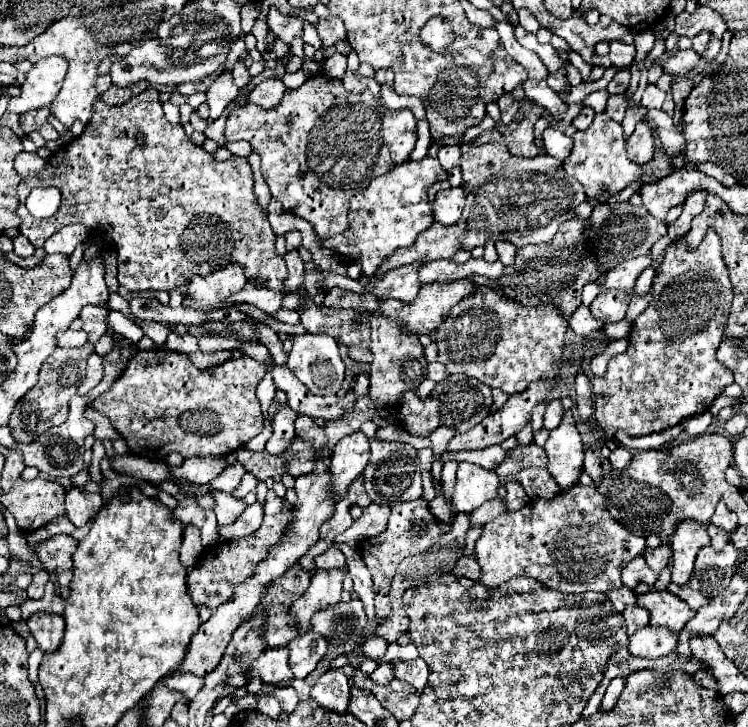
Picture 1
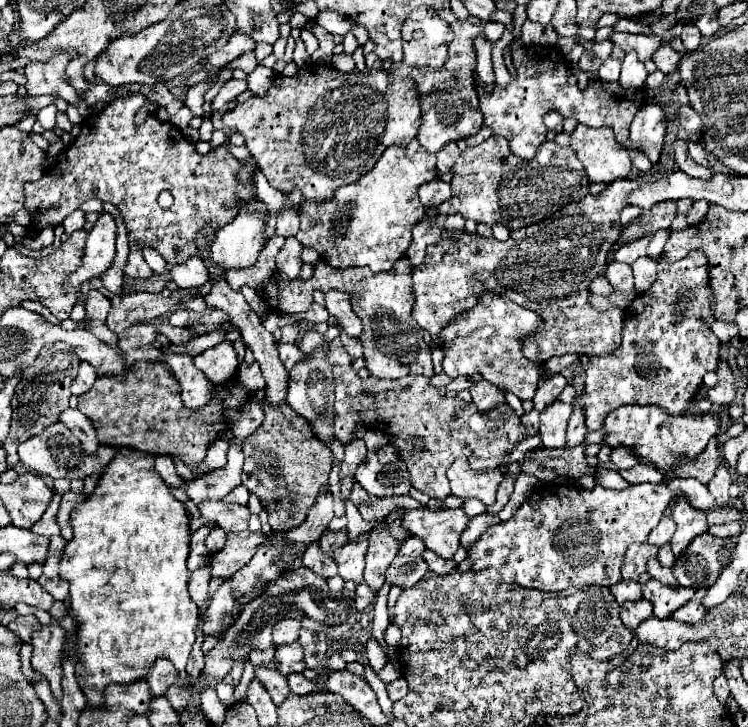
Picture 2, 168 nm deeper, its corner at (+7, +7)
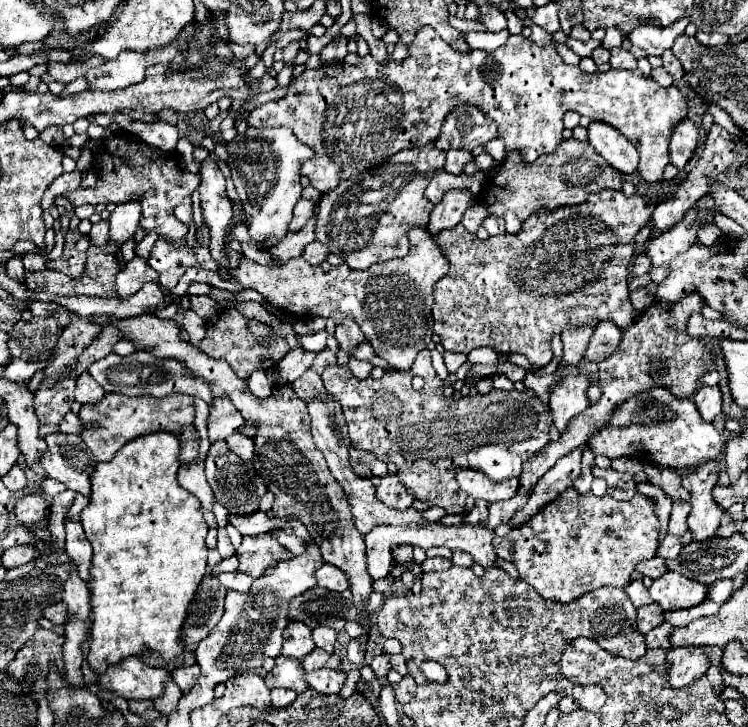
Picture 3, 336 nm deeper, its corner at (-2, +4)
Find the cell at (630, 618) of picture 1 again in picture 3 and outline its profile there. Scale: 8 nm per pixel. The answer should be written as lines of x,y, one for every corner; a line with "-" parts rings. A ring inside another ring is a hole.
649,604
649,606
641,606
637,610
637,628
641,634
649,634
653,628
661,626
665,622
663,610
659,608
659,604

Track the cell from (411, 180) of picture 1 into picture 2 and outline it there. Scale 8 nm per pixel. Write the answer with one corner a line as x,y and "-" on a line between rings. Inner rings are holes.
414,139
408,147
388,147
370,173
354,183
340,185
332,199
302,201
300,229
296,239
312,247
332,267
370,267
388,271
402,257
412,241
412,229
426,211
418,199
418,187
438,177
436,155
426,153
-
396,175
396,181
390,177
-
332,239
336,241
330,241

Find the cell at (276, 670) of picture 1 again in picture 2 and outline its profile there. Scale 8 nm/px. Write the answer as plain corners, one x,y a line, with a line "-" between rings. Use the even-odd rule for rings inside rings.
296,641
294,645
282,645
276,647
276,657
280,661
280,671
286,673
304,673
306,671
306,663
304,663
304,649
302,645

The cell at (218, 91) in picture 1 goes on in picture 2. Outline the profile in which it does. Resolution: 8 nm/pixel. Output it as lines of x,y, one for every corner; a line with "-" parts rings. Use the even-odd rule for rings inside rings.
230,79
224,87
222,87
222,91
216,95
216,99
212,101
212,107
214,109
220,109
220,107
224,107
228,101
232,101
232,99
236,99
240,93
244,93
248,89
248,81
244,79
244,81
238,81
238,79

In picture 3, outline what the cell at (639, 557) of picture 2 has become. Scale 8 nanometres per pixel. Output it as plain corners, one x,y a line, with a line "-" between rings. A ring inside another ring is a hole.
667,536
657,548
657,556
665,558
665,560
679,556
679,552
681,552
681,538
677,538
677,536

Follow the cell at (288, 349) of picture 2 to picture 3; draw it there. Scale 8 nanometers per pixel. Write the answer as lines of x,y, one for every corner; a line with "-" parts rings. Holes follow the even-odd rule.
309,368
299,380
295,380
295,382
291,382
289,384
291,388
293,388
293,392
301,398
301,400
309,400
309,398
313,398
313,396
319,396
319,394
323,394
323,382
321,382
321,376
313,370
313,368

